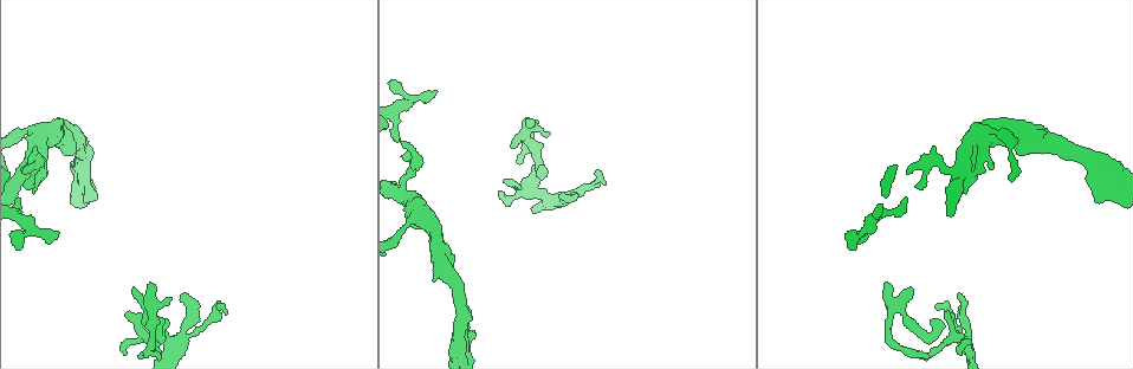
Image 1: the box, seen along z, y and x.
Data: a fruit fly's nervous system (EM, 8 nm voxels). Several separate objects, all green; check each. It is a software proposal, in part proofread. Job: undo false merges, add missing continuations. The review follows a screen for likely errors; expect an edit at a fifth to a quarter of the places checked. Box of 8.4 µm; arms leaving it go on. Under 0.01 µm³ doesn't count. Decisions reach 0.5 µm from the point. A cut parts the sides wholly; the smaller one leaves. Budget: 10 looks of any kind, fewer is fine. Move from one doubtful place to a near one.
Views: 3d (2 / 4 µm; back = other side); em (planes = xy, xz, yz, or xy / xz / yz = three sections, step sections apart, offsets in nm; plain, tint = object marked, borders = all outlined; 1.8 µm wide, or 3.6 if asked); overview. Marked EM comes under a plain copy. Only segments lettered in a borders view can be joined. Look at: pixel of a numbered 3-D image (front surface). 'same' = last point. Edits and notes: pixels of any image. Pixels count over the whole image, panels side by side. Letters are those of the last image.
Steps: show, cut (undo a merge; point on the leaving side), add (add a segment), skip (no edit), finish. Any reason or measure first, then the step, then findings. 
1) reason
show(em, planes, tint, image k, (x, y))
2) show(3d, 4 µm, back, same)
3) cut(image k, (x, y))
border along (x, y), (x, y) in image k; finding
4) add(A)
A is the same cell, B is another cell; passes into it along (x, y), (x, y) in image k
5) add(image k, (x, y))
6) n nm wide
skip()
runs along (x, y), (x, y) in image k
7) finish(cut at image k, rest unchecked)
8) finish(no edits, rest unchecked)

an open end
show(em, xz, step 4, borders, image 1, (527, 119))

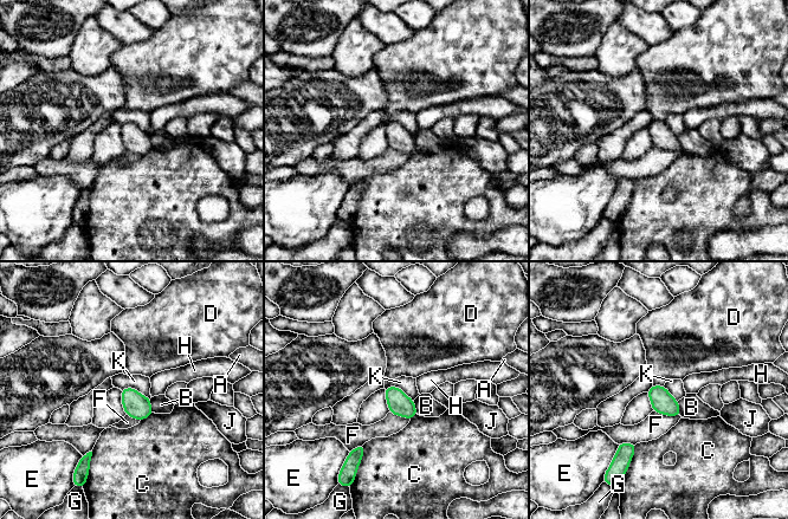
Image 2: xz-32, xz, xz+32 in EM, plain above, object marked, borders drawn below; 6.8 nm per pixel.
cut it another way
show(em, yz, step 4, borders, same)

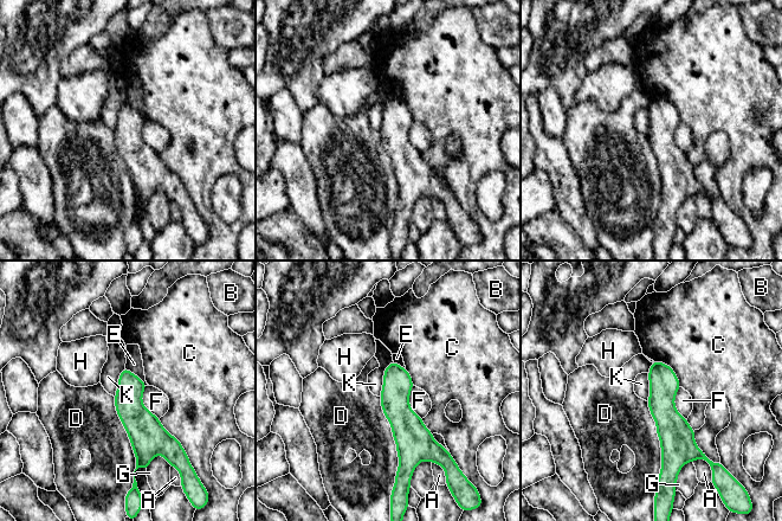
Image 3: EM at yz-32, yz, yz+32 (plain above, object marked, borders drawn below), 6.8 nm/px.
skip()
A, B, C, D, E, F, G, H and K are other cells; runs along (654, 365), (669, 420), (665, 463) in image 3; no lettered segment goes on from it

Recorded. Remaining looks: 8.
abrupt turn
show(3d, 2 µm, image 1, (546, 199))

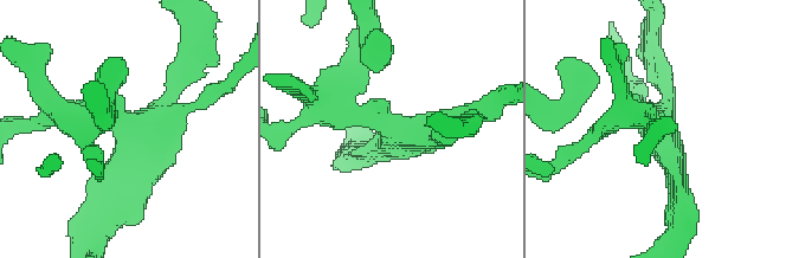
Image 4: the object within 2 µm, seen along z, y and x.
show(em, xz, step 8, tint, image 4, (394, 129))

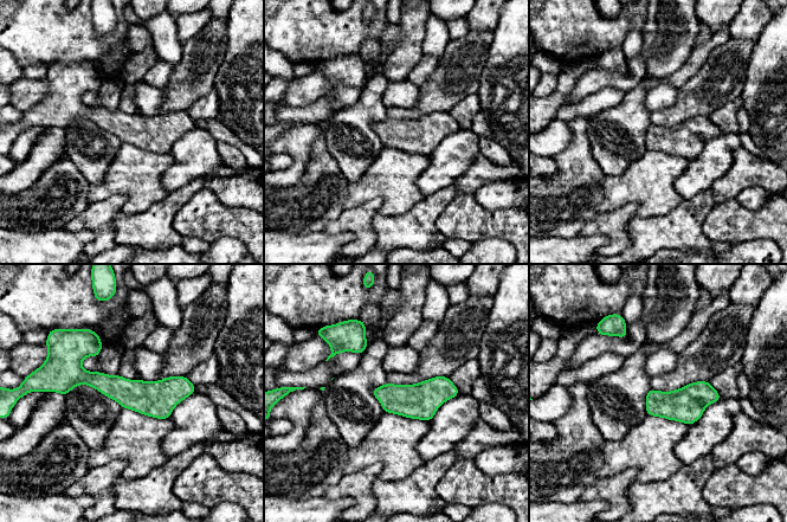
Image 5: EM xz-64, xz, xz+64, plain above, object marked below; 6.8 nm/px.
cut it another way
show(em, planes, borders, same)

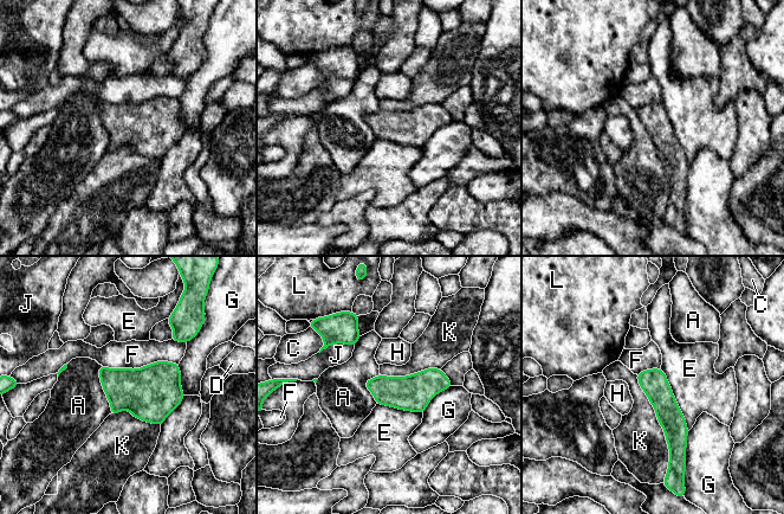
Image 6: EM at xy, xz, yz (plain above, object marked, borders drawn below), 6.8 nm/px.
skip()
A, C, D, E, F, G, H, J, K and L are other cells; border along (635, 374), (662, 428), (667, 470) in image 6; one neuron here

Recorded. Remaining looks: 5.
free end
show(em, planes, borders, image 1, (56, 232))

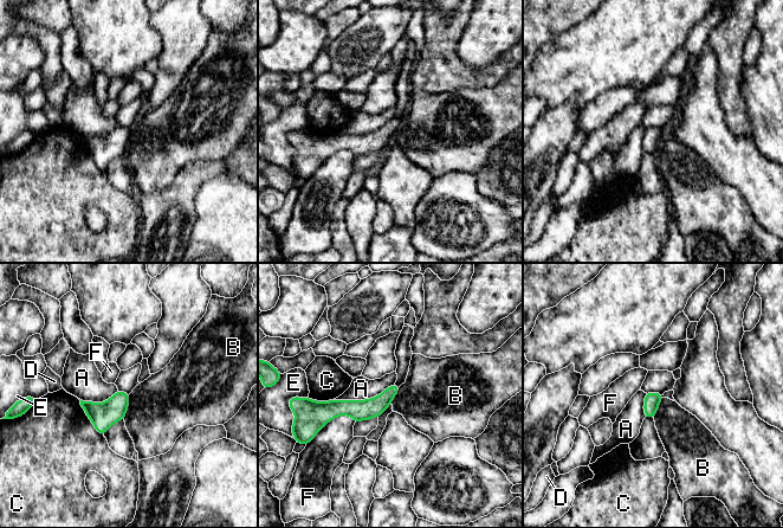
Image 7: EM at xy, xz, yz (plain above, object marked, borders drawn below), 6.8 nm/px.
110 nm wide
skip()
A, B, C, D, E and F are other cells; border along (130, 393), (128, 410), (123, 419) in image 7; none of them fits

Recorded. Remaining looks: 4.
tapers out
show(3d, 4 µm, image 1, (992, 169))

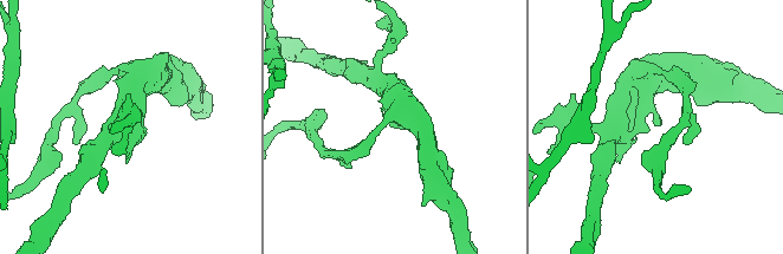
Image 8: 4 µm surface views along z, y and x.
show(em, yz, step 8, borders, image 8, (395, 126))

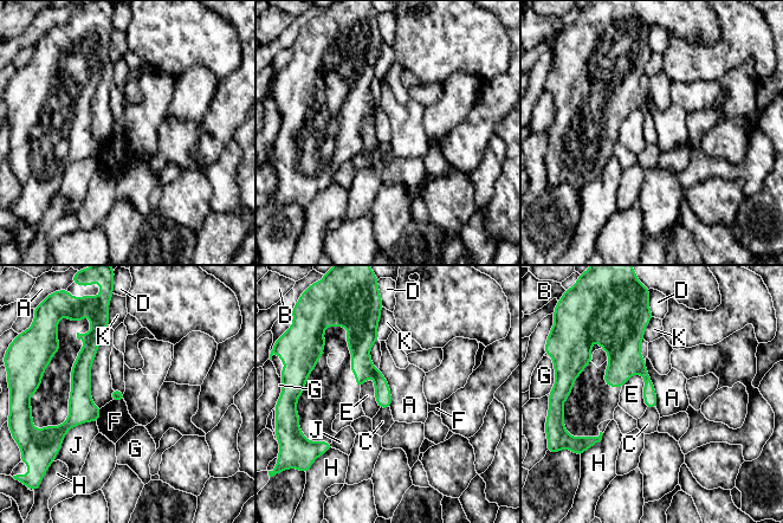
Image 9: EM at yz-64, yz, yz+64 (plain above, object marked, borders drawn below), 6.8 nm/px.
show(em, planes, borders, same)

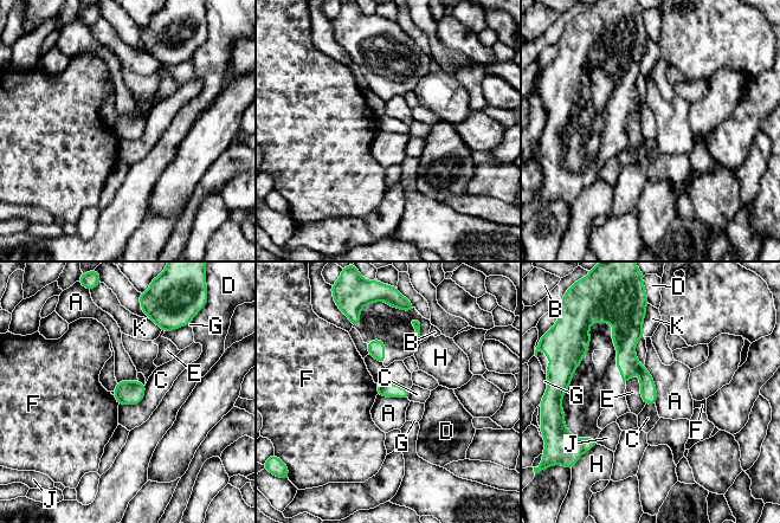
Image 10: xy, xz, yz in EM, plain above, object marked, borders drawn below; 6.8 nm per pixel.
110 nm wide
skip()
A, B, C, D, E, F, G, H, J and K are other cells; runs along (636, 325), (629, 359), (652, 401) in image 10; none of them fits

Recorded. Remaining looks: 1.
finish(no edits, rest unchecked)

